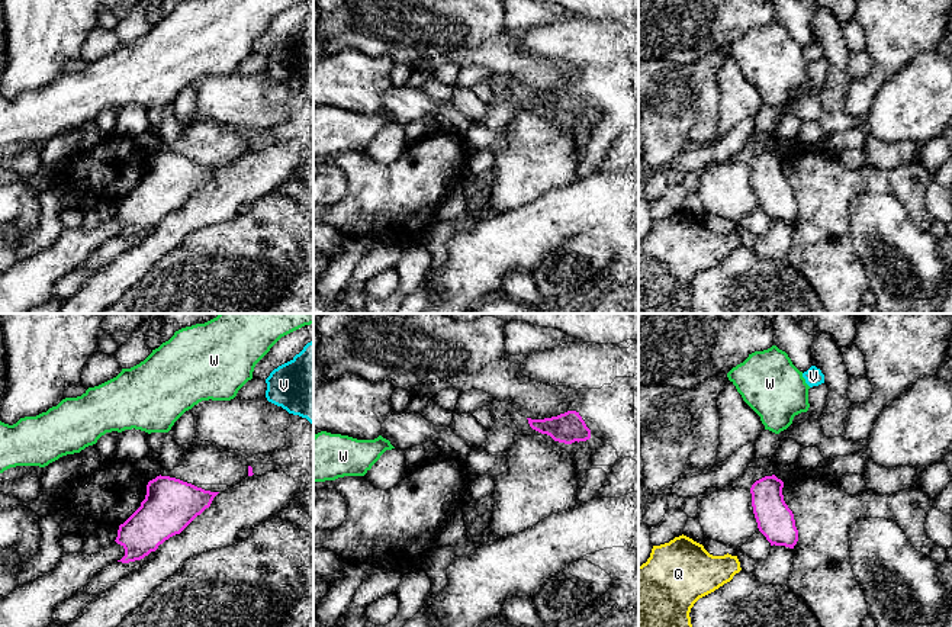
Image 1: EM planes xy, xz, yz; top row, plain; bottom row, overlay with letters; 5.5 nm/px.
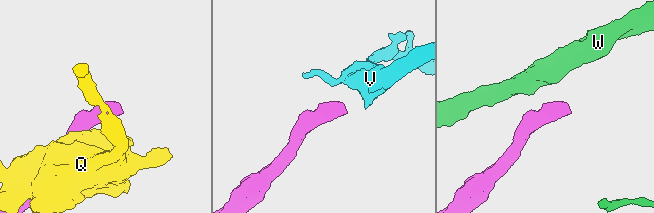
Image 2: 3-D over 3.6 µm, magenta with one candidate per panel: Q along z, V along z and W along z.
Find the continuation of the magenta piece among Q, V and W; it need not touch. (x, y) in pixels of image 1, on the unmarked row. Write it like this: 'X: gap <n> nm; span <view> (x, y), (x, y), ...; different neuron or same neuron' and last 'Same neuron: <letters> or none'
Q: gap 190 nm; span yz (761, 206), (736, 231); different neuron
V: gap 360 nm; span xy (250, 141), (289, 87); different neuron
W: gap 240 nm; span yz (774, 150), (775, 108); different neuron
Same neuron: none

